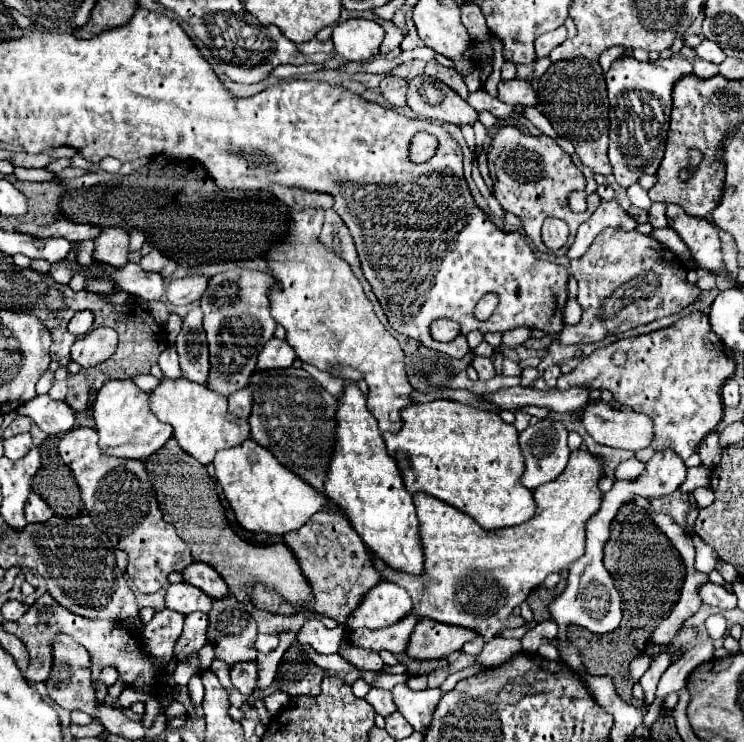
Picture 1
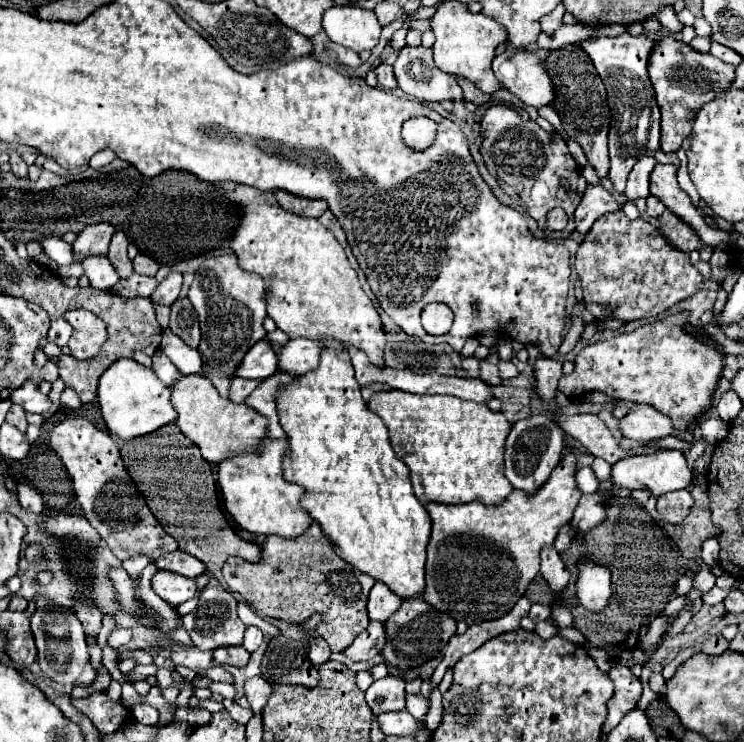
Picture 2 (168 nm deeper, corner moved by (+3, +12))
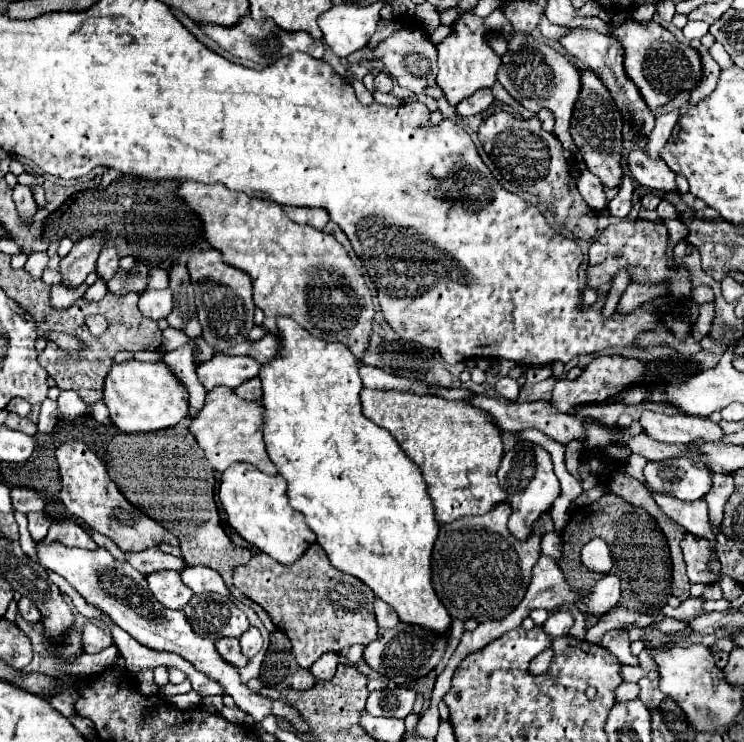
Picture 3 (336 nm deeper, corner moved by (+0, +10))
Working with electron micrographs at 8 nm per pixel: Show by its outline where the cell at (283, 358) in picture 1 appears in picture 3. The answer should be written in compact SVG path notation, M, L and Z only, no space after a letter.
M216 354L212 360L198 364L196 374L206 390L210 390L214 386L236 388L242 382L256 378L260 374L260 368L262 368L262 364L256 362L252 356Z

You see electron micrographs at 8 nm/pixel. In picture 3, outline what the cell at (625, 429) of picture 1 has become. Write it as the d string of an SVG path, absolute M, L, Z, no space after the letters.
M644 410L640 416L642 432L658 442L666 444L686 444L696 442L698 438L704 440L718 440L724 436L722 428L708 418L700 416L688 416L688 414L662 414Z

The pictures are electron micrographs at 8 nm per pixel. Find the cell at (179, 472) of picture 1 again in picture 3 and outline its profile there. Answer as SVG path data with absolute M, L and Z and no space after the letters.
M182 420L174 428L166 428L160 432L114 436L108 446L106 466L110 470L110 476L118 484L118 488L142 512L148 512L150 508L154 508L156 520L162 522L164 526L168 526L174 520L180 520L182 536L178 536L178 540L180 540L180 550L184 560L190 566L208 566L216 570L232 594L256 612L270 633L275 631L270 616L262 610L262 607L246 598L233 585L232 568L236 568L238 564L246 564L252 558L252 554L248 548L234 546L220 524L218 508L214 502L214 484L216 484L214 468L210 466L202 448L190 434L188 420Z

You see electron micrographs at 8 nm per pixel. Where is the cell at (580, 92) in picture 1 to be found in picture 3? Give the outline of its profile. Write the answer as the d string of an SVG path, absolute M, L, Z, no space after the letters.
M580 70L580 94L574 104L574 114L570 120L570 134L574 138L574 144L578 146L584 162L588 164L588 170L596 174L604 186L618 186L622 180L622 116L616 108L608 88L600 82L600 78L590 70Z

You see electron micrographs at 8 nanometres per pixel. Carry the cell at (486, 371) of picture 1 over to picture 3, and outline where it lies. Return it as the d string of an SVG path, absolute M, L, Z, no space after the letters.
M504 376L496 382L496 392L502 396L502 398L508 398L508 400L516 400L518 398L518 392L520 392L520 386L516 380L512 380L510 376Z

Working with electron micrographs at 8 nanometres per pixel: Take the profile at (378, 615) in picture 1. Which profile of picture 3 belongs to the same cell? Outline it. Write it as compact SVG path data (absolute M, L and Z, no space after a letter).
M376 598L374 600L374 612L376 612L376 620L380 628L390 628L398 624L398 614L394 612L392 606L388 606L384 600Z

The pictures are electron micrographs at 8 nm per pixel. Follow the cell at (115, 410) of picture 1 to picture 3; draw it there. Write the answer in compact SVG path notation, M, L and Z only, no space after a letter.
M128 360L114 364L104 380L104 404L110 410L112 424L126 434L170 428L188 416L188 394L166 370L164 362Z

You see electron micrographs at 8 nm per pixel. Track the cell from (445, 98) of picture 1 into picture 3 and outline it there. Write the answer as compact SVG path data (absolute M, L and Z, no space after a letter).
M402 24L398 26L396 34L386 38L384 42L378 44L376 50L358 50L358 54L352 54L348 62L356 60L382 60L386 72L396 78L396 82L406 88L412 94L426 94L432 98L442 98L444 92L436 84L436 46L430 42L430 38L422 30L406 30Z

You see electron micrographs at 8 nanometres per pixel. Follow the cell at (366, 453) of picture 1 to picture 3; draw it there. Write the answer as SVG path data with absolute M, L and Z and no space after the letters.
M280 318L278 320L278 328L280 328L280 338L282 338L282 352L278 354L278 358L270 364L262 366L262 388L264 388L264 396L262 396L262 404L264 404L264 440L266 440L266 450L270 454L270 460L276 464L278 474L284 476L284 480L288 482L288 502L292 508L300 510L306 516L308 526L312 528L312 532L316 534L316 542L326 550L330 562L334 564L334 568L338 568L340 572L348 572L356 578L360 578L366 586L370 586L370 590L382 598L386 604L390 604L396 614L400 616L402 622L408 624L422 624L438 634L444 634L450 628L450 614L446 612L446 608L442 606L442 602L438 600L438 596L434 594L432 582L430 582L430 556L432 556L432 546L436 542L440 524L434 518L434 508L430 506L430 496L426 494L426 484L424 478L418 470L418 466L414 466L414 462L410 462L410 458L406 458L406 454L402 452L402 448L398 446L396 438L392 434L386 432L386 428L376 426L372 420L366 420L366 416L362 414L362 404L360 404L360 390L362 390L362 380L358 376L358 360L354 358L354 354L350 354L350 350L346 346L342 346L340 342L326 342L320 340L316 336L312 336L308 330L304 330L298 322L294 322L292 318Z

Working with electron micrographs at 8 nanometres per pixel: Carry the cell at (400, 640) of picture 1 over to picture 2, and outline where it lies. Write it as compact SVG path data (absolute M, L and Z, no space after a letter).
M371 622L369 628L365 632L361 632L353 640L351 648L347 648L347 652L343 652L343 654L355 662L367 662L379 654L383 644L385 644L385 626Z

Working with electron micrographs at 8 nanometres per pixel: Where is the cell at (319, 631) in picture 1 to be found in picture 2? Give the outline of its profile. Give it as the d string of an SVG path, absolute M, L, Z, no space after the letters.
M315 638L315 640L311 642L311 646L309 646L309 652L307 652L311 664L315 664L315 666L325 664L325 662L329 660L329 654L331 654L331 650L327 648L327 644L325 644L323 638Z

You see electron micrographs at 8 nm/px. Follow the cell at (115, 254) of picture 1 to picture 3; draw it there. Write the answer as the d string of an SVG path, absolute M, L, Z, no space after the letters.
M94 232L88 238L82 238L74 244L74 248L68 252L66 258L60 262L60 272L64 276L64 282L70 286L80 286L90 272L96 270L96 260L106 246L106 234Z

